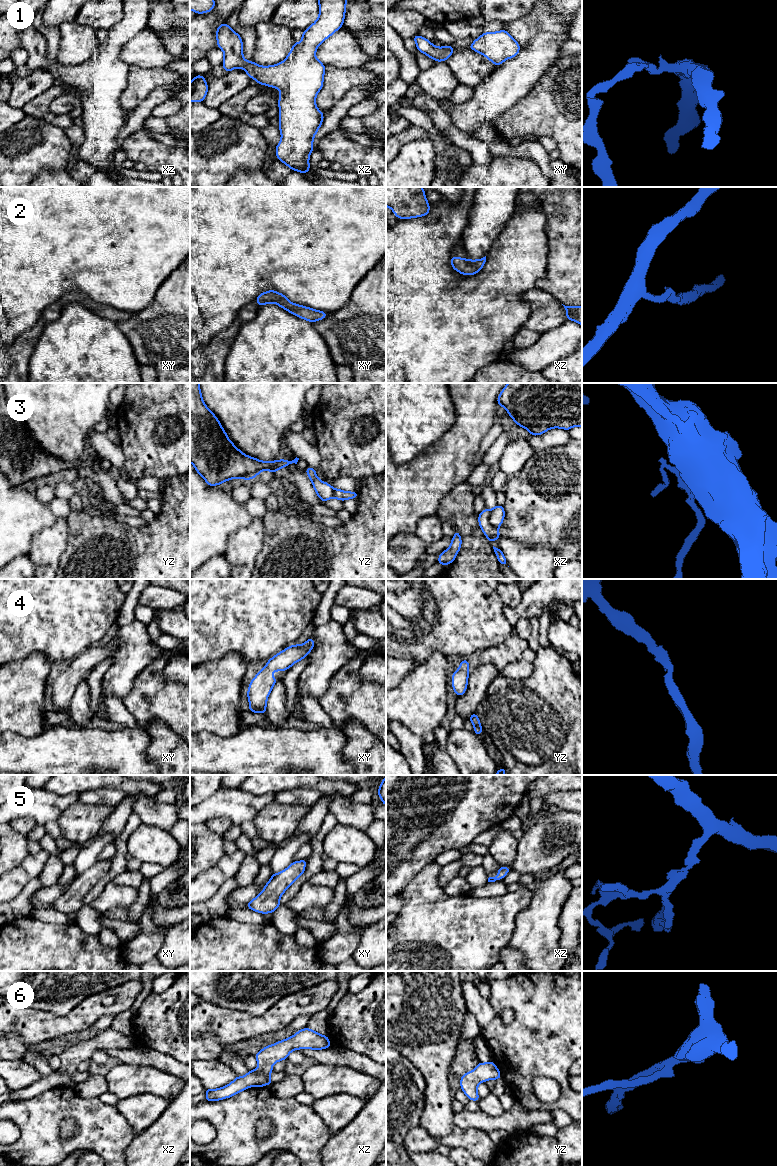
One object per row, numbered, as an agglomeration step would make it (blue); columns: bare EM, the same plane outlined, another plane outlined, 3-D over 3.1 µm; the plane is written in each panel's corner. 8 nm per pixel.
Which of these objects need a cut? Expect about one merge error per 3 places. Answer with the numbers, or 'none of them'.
none of them

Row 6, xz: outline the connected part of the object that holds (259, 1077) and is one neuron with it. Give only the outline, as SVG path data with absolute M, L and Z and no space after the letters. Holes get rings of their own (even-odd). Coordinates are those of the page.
M309 1028L297 1031L295 1035L268 1045L254 1056L258 1068L249 1071L245 1076L236 1076L235 1080L219 1089L205 1089L205 1101L218 1101L234 1096L241 1091L253 1087L264 1087L272 1081L269 1076L273 1072L272 1065L278 1061L286 1060L289 1053L297 1049L327 1049L330 1048L328 1036L321 1035Z

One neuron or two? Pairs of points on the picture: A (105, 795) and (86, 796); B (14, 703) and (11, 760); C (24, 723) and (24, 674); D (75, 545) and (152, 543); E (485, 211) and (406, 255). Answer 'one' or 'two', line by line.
A: one
B: two
C: one
D: one
E: two

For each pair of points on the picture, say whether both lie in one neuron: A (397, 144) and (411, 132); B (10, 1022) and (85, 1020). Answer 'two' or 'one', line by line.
A: one
B: one

